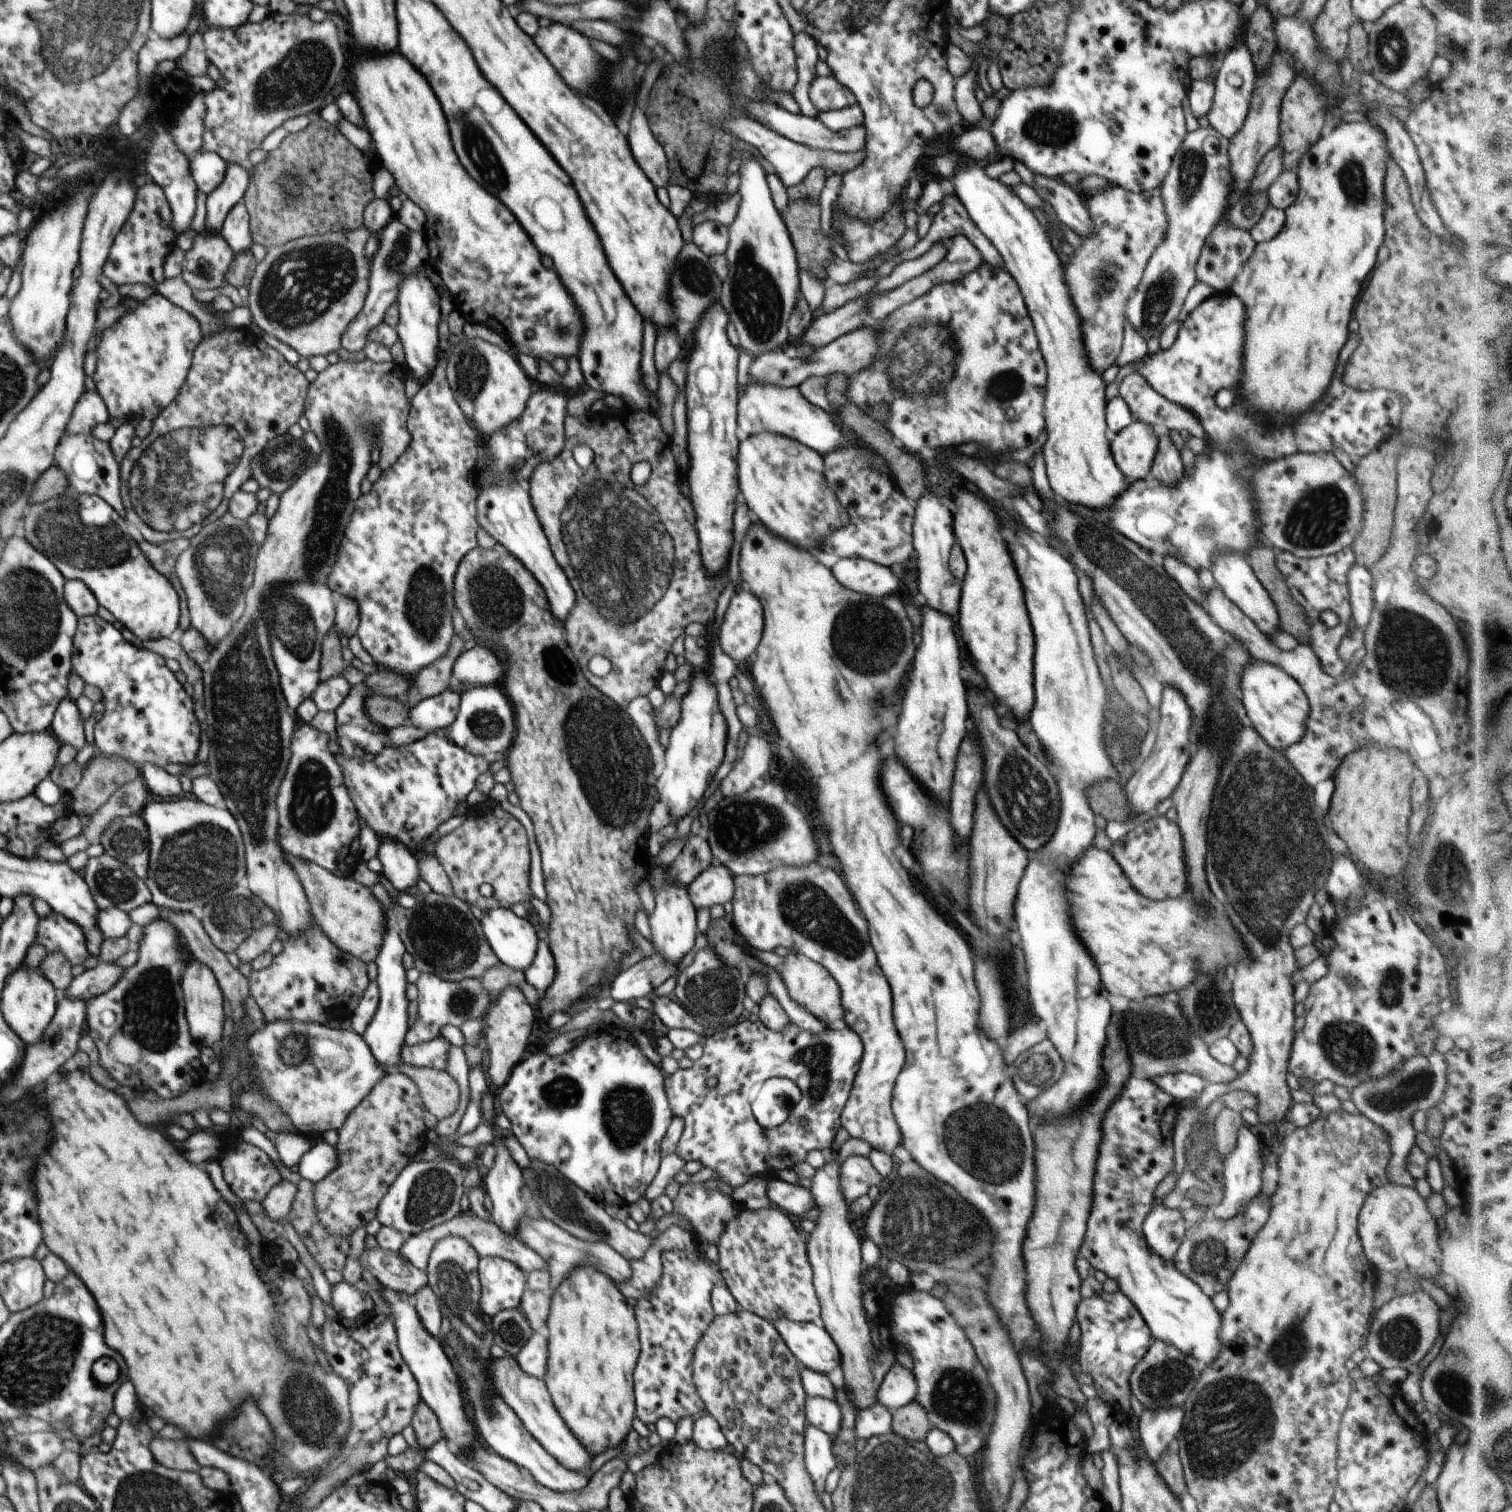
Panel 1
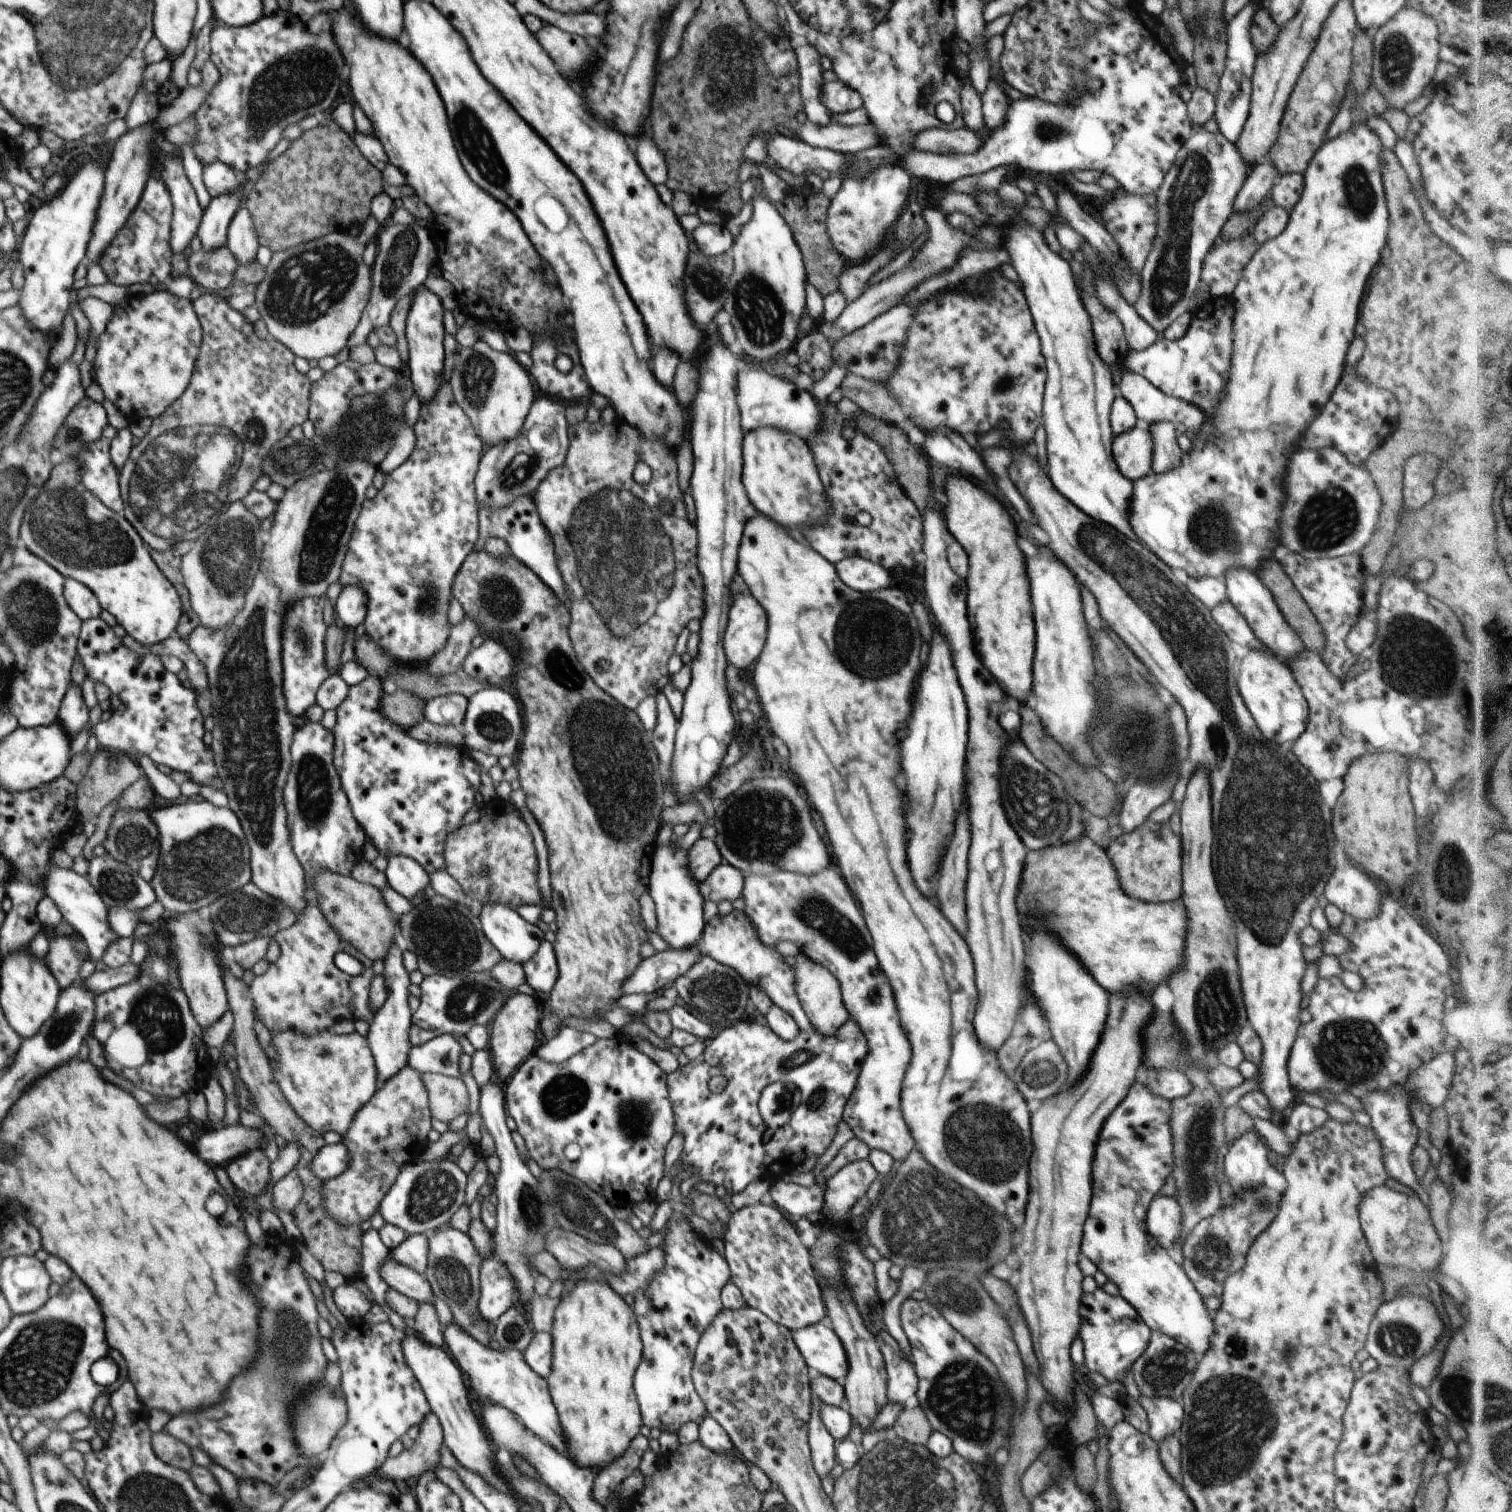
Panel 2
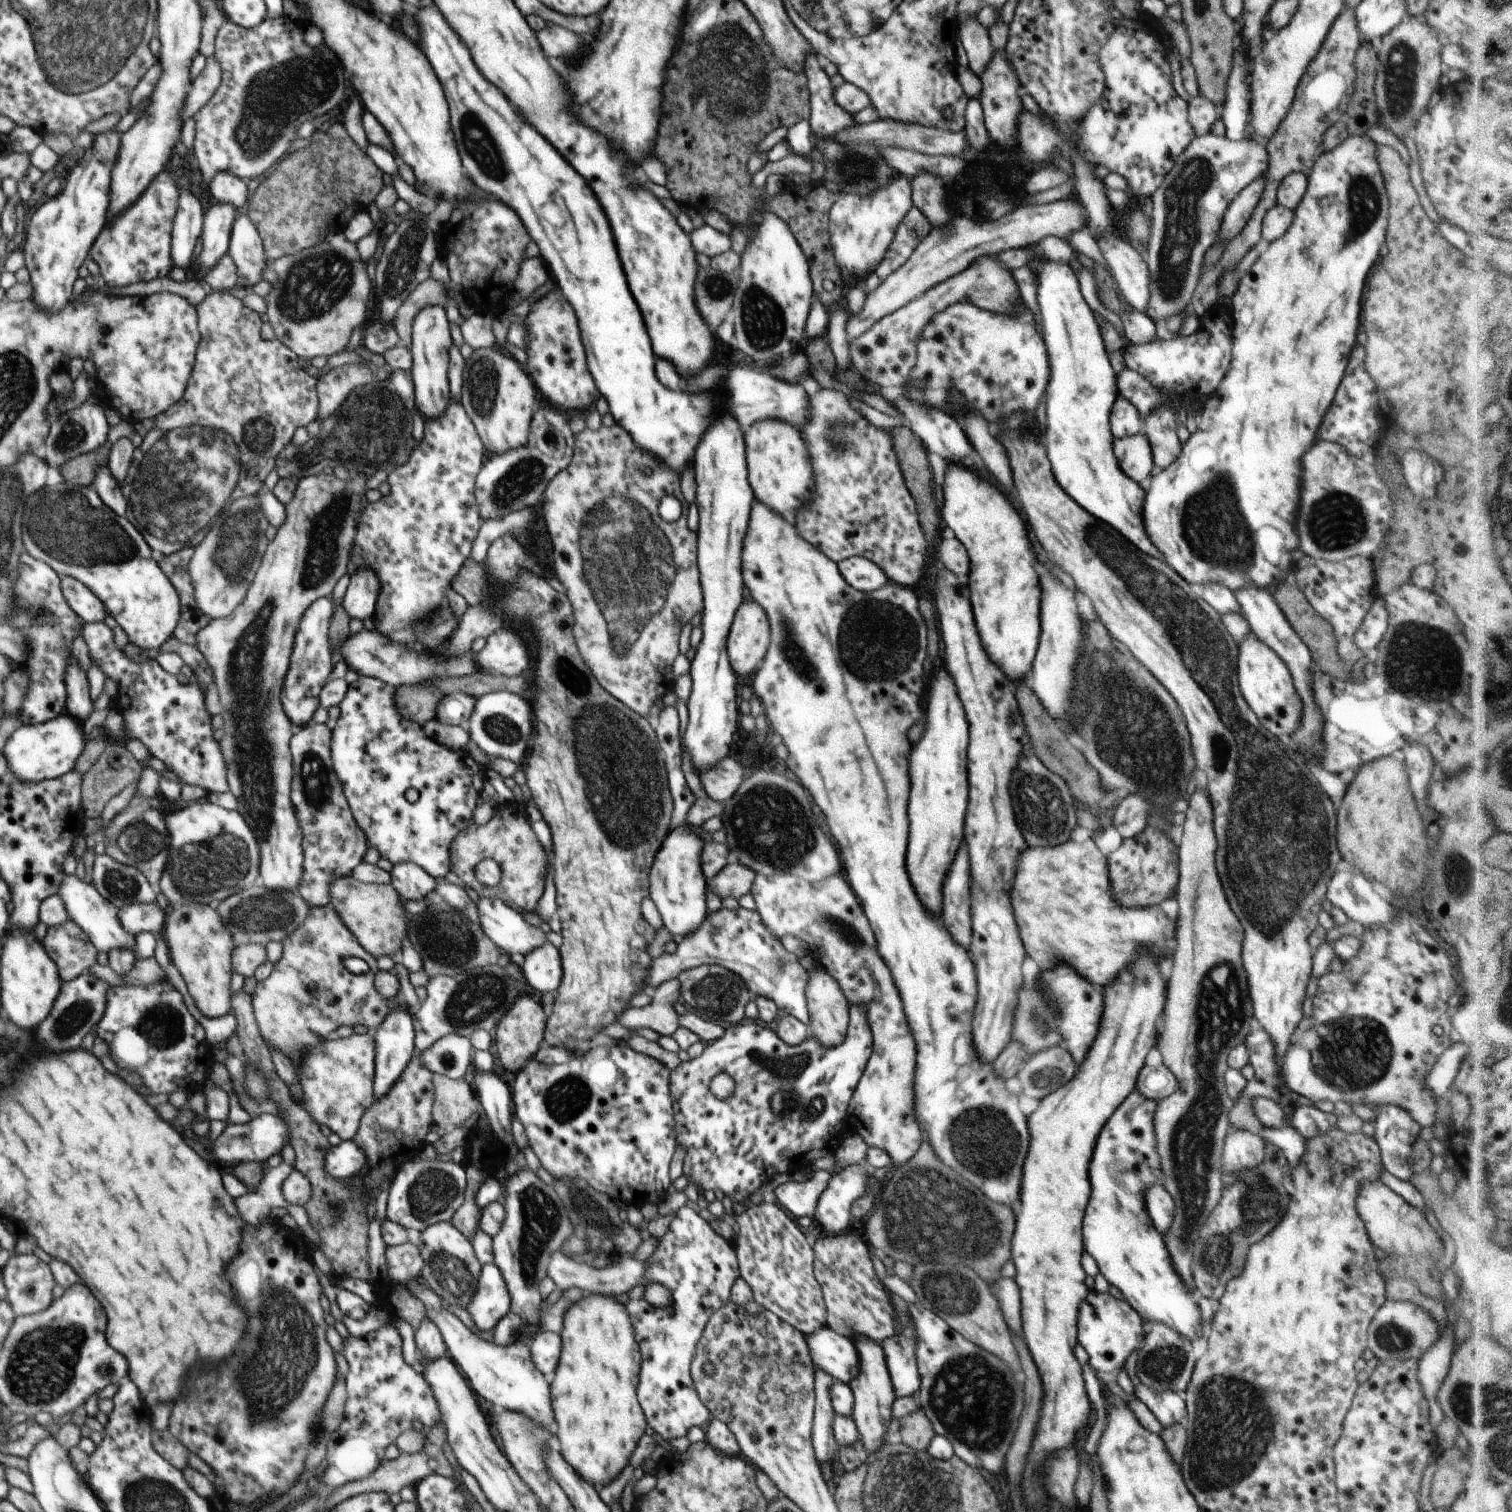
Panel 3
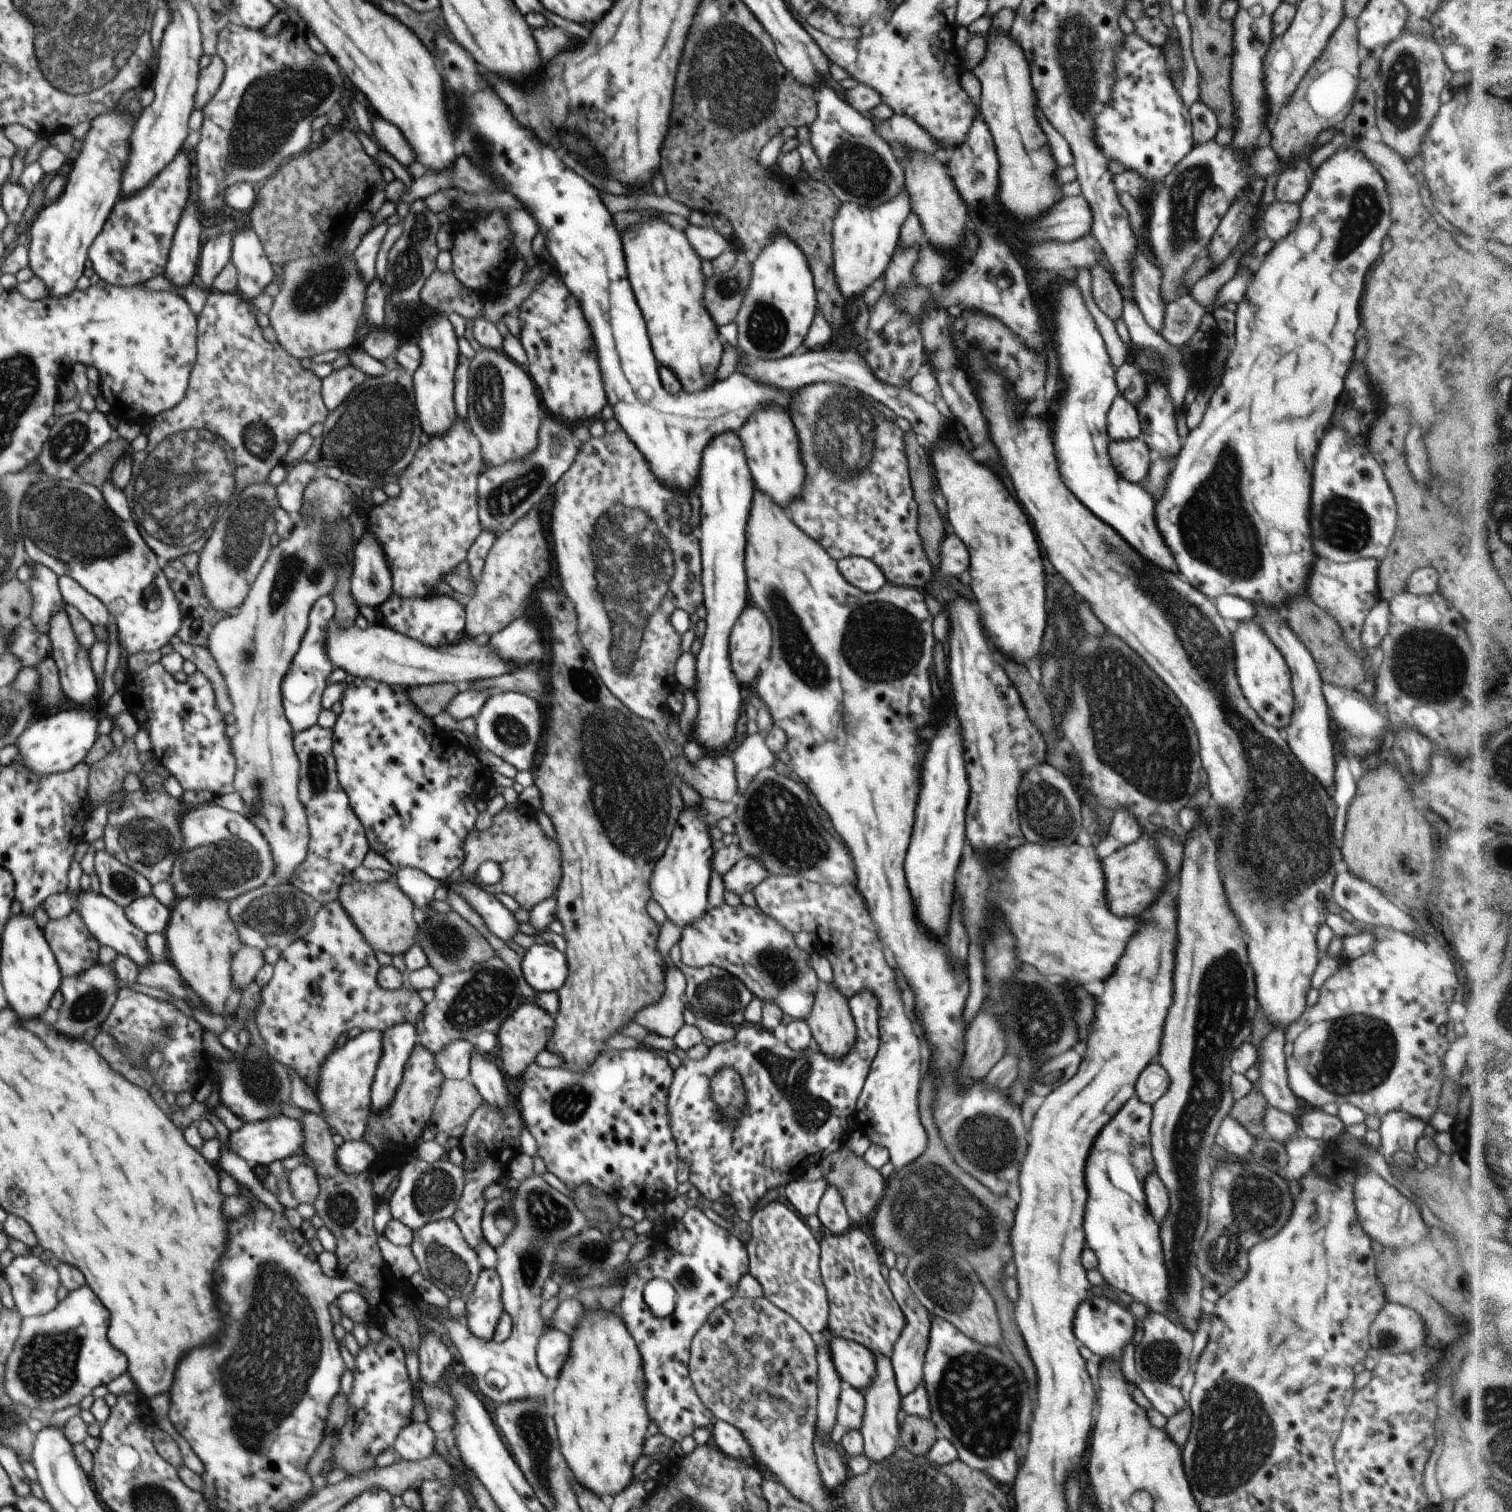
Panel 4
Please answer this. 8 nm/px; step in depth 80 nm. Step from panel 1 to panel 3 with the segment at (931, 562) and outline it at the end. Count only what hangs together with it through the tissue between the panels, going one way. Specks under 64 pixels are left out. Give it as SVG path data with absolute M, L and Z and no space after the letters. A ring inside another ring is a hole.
M938 558L935 560L938 574L938 592L936 592L936 606L938 608L938 620L944 640L944 660L946 670L950 672L958 698L964 704L964 712L968 718L970 728L970 742L968 742L968 782L970 782L970 800L966 810L966 824L964 824L964 838L970 848L970 870L972 870L972 944L970 952L976 960L976 976L978 976L978 1006L972 1020L972 1042L980 1056L980 1060L994 1063L994 1060L1002 1053L1002 1050L1012 1039L1012 1020L1014 1020L1014 1008L1018 1006L1018 988L1022 986L1022 962L1024 962L1024 946L1012 916L1012 906L1008 900L1008 890L1014 878L1014 862L1022 850L1026 850L1026 840L1022 832L1016 826L1014 810L1012 810L1012 798L1008 792L1008 784L1012 778L1014 768L1018 766L1018 760L1022 756L1035 756L1034 746L1030 742L1030 736L1026 732L1026 724L1020 714L1018 702L1015 698L1013 682L1006 680L1006 676L988 660L988 654L982 648L974 614L970 606L968 586L962 586L954 572L944 568Z

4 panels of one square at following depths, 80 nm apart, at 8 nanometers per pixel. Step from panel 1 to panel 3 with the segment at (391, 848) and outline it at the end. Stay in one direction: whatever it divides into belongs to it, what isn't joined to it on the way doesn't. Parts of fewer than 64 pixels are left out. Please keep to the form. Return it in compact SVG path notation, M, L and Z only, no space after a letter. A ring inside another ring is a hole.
M412 862L394 864L390 871L390 884L406 900L423 900L429 892L436 891L436 879Z

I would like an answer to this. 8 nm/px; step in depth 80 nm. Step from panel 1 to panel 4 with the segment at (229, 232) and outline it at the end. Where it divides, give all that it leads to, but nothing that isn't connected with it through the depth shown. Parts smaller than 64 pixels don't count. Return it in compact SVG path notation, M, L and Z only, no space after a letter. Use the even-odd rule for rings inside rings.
M240 228L233 234L231 239L231 262L236 266L238 274L237 293L248 296L249 301L251 301L252 298L256 298L256 296L264 293L264 288L268 284L273 283L272 280L274 280L274 276L276 276L278 270L269 262L267 251L252 228Z

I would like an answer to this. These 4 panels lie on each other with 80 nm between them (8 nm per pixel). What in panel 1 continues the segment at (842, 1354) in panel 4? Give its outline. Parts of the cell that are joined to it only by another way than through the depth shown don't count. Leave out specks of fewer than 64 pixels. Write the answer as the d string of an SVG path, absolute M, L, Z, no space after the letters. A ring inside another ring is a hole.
M784 1318L770 1322L804 1367L828 1374L841 1364L838 1345L824 1327L815 1323L795 1323Z

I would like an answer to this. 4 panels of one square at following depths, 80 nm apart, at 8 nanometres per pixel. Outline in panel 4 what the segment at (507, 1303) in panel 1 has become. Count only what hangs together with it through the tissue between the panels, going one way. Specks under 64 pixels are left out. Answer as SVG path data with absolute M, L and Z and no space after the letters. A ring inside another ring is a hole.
M483 1269L474 1286L472 1295L466 1301L467 1328L476 1338L492 1341L496 1326L504 1311L500 1298L502 1282L496 1270Z

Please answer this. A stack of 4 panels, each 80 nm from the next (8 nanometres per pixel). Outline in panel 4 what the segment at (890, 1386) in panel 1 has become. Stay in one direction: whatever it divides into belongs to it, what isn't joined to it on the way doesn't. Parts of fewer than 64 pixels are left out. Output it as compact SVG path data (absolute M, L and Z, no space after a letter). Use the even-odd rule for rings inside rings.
M896 1268L890 1270L890 1278L888 1278L887 1282L888 1286L890 1286L888 1290L890 1296L898 1302L906 1321L898 1340L896 1340L896 1344L894 1344L894 1350L890 1358L896 1386L901 1397L904 1397L914 1392L923 1383L922 1368L924 1367L924 1354L926 1354L926 1348L928 1348L928 1336L930 1336L930 1320L928 1318L930 1318L931 1313L912 1296L904 1274L901 1275Z

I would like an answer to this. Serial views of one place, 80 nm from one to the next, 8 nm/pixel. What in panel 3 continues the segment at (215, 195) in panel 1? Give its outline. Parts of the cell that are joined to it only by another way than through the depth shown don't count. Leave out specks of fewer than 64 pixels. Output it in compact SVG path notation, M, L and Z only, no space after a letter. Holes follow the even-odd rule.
M217 202L204 216L204 233L198 250L198 270L210 272L216 262L228 253L230 234L237 207L226 202Z

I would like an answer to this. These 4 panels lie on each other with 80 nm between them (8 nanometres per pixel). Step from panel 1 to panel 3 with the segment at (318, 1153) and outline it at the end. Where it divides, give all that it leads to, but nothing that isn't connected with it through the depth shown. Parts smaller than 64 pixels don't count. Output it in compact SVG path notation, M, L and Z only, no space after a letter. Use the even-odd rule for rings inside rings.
M352 1140L331 1146L324 1156L326 1174L336 1180L348 1180L366 1164L366 1156Z

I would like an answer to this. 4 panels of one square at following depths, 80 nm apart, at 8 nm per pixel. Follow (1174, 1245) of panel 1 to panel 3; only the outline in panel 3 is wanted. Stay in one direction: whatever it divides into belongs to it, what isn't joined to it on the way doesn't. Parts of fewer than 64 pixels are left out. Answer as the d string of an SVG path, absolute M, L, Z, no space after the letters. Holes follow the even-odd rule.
M1162 1181L1154 1184L1152 1188L1148 1188L1145 1193L1145 1211L1148 1212L1149 1219L1152 1220L1152 1226L1160 1232L1162 1236L1166 1236L1166 1232L1170 1230L1172 1222L1174 1222L1174 1212L1176 1212L1176 1204L1172 1196L1164 1190Z

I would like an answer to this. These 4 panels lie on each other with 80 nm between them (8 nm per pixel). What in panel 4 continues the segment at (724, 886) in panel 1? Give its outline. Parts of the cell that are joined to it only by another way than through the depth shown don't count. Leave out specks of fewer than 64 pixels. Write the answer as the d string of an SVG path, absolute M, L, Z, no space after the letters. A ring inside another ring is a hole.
M742 855L737 864L734 864L726 874L722 876L724 890L728 890L742 896L746 892L753 892L754 888L769 876L768 870L764 870L764 864L752 856Z

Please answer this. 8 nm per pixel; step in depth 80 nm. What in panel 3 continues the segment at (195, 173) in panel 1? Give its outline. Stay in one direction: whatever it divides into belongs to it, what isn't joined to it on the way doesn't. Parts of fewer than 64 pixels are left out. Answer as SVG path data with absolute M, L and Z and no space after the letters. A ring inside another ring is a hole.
M218 172L207 188L218 202L234 204L237 208L244 206L250 198L246 180L230 172Z

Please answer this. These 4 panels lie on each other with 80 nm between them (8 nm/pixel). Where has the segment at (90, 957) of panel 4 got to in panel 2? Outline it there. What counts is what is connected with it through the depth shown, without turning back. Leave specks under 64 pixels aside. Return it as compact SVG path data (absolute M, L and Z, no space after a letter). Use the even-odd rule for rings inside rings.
M54 935L49 940L46 964L64 988L79 983L80 966L88 958L87 942L80 935Z

